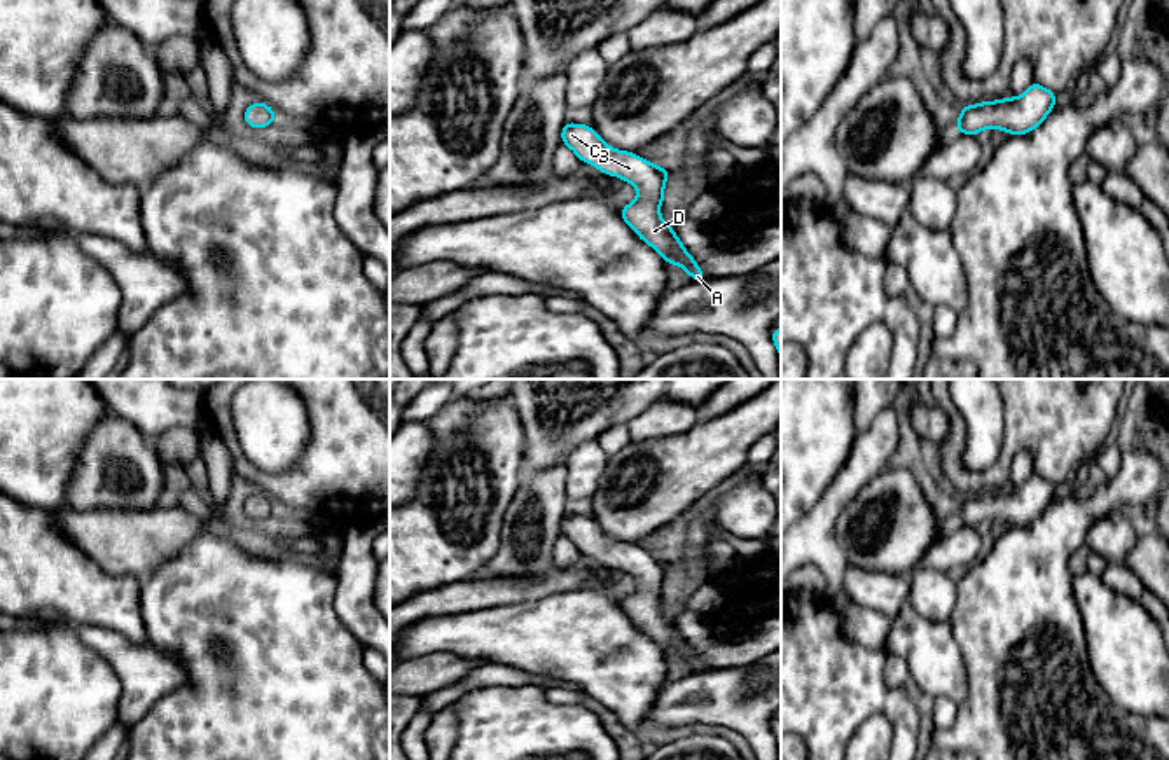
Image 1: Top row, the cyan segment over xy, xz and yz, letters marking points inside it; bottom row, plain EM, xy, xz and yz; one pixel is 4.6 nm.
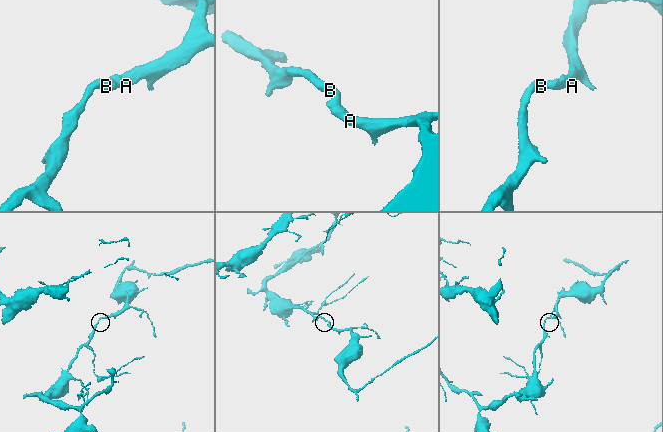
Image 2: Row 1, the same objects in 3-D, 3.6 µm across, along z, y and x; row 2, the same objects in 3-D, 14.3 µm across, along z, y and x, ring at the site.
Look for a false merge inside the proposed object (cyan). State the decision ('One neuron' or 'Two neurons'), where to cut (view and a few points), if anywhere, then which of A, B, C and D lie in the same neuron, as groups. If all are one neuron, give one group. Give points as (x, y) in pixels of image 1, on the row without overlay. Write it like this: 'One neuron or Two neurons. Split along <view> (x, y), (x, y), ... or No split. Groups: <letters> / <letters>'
One neuron. No split. Groups: A B C D

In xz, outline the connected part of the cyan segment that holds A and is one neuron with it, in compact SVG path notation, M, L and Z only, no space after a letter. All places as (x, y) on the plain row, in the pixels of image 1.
M566 514L561 533L570 538L582 554L589 554L605 566L619 568L633 575L640 584L636 591L620 599L622 611L650 636L669 657L685 660L692 673L706 671L694 648L659 605L669 561L655 557L647 550L612 540L594 521L585 515Z

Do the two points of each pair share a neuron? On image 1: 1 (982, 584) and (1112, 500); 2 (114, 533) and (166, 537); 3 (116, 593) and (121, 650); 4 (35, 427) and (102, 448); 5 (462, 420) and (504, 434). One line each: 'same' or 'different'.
1: same
2: same
3: different
4: different
5: same

